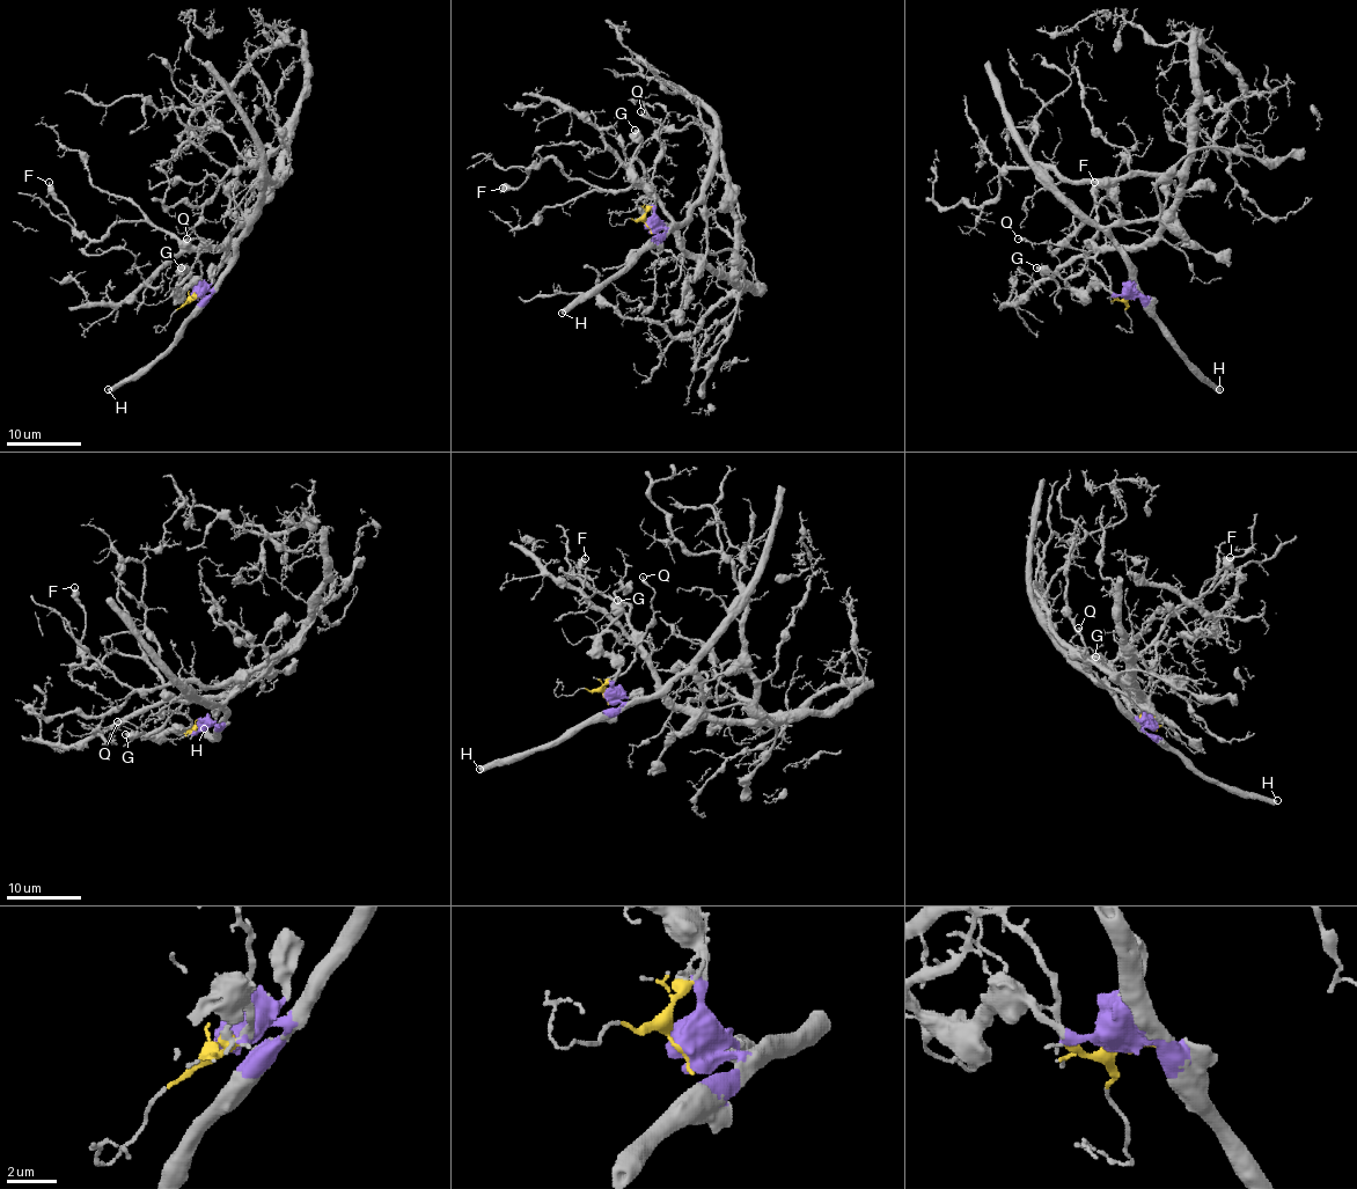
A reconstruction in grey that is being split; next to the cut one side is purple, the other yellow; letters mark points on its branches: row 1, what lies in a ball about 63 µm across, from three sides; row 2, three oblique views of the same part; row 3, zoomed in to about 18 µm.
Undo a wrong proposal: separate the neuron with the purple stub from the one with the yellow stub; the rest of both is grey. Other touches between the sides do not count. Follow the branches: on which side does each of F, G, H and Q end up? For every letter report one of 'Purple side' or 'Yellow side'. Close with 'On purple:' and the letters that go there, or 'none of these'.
F: Yellow side
G: Purple side
H: Purple side
Q: Yellow side
On purple: G, H

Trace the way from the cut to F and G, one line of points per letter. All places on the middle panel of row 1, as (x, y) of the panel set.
F: (647, 226), (644, 217), (655, 202), (652, 189), (591, 186), (551, 159), (542, 159), (518, 186), (504, 189)
G: (647, 226), (655, 198), (635, 177), (631, 164), (638, 146), (635, 129)

